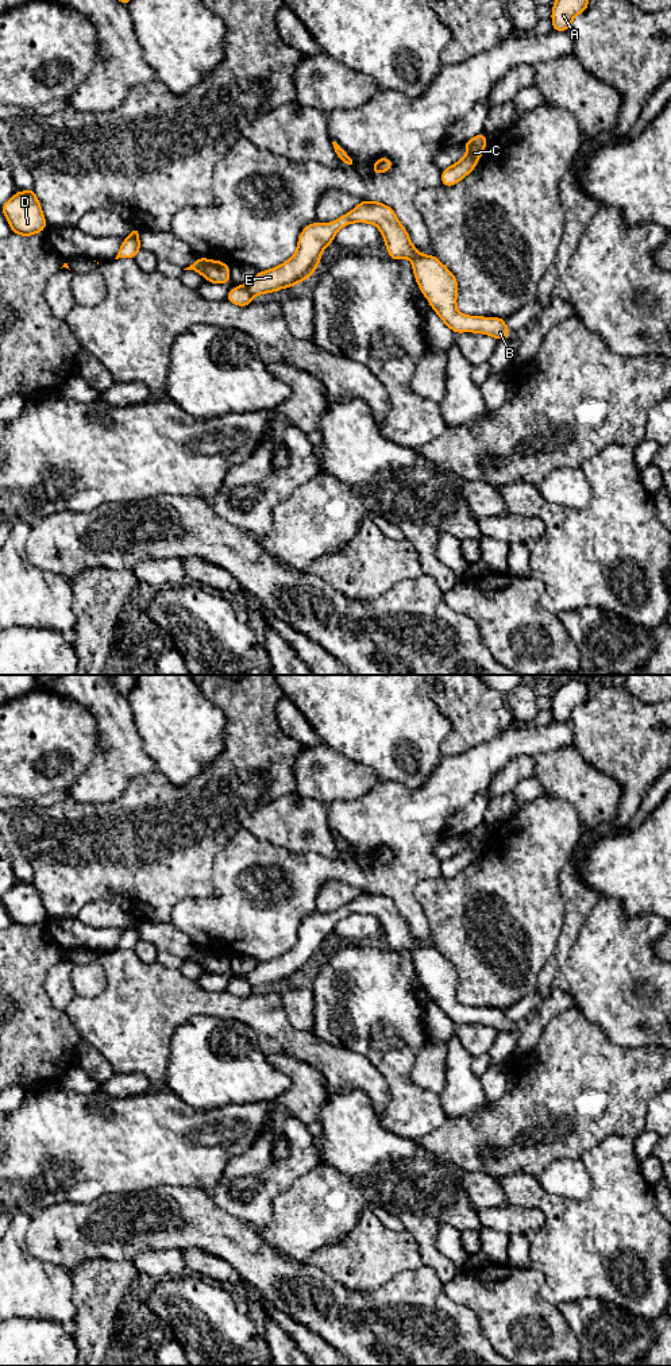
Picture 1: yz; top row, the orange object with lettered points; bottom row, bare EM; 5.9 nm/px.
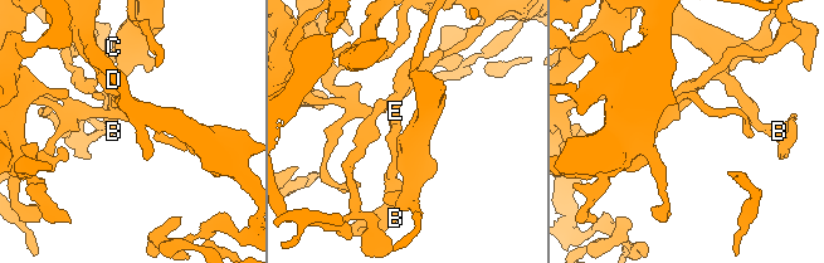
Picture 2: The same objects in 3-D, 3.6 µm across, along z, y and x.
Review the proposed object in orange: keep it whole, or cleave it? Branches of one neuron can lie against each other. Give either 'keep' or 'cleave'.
keep

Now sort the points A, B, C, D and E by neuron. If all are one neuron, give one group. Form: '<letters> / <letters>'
A B C D E

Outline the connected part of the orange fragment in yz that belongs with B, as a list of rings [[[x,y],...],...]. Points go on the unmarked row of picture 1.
[[[362,891],[355,900],[332,914],[306,917],[300,925],[297,944],[293,949],[271,961],[259,962],[247,975],[234,979],[225,991],[238,998],[246,998],[258,985],[293,979],[294,975],[311,969],[320,956],[324,939],[333,934],[335,925],[350,914],[375,915],[385,930],[389,948],[396,952],[402,949],[412,952],[420,981],[454,1024],[478,1023],[494,1027],[500,1033],[508,1029],[510,1020],[505,1016],[505,1010],[466,1007],[456,1002],[455,966],[436,948],[421,946],[413,938],[394,902],[378,892]]]

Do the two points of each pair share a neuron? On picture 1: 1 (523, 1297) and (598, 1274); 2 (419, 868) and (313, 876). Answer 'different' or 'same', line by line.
1: different
2: same

